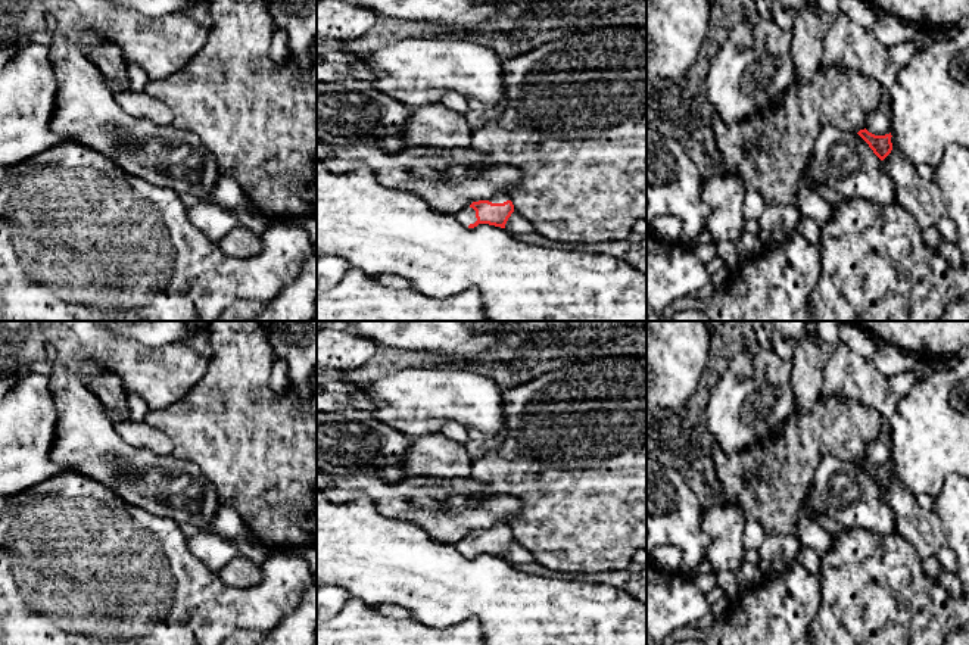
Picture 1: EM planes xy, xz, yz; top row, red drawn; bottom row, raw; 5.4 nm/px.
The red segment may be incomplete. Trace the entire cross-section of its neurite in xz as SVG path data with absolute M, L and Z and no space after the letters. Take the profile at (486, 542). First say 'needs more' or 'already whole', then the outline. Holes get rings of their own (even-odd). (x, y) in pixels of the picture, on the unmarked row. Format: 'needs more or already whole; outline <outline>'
needs more; outline M498 523L490 530L473 532L467 539L458 542L455 548L468 558L474 558L479 554L505 558L512 542L514 535L511 527L504 523Z

